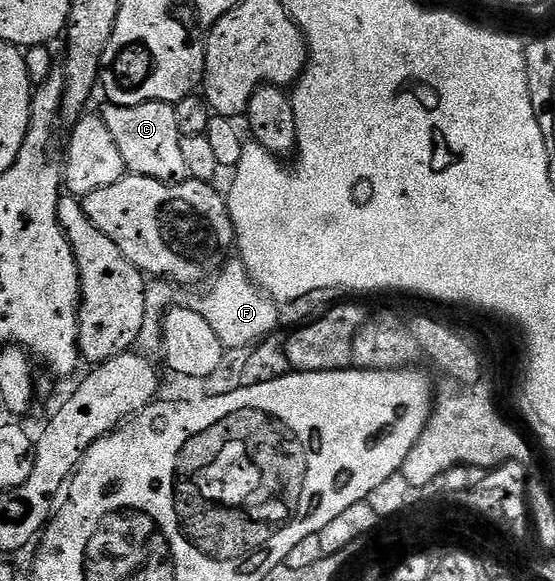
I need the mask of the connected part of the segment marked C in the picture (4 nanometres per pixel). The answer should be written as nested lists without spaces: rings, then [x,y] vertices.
[[[149,101],[139,105],[103,104],[100,116],[112,131],[120,159],[124,159],[127,170],[135,177],[156,179],[160,183],[175,185],[190,177],[188,166],[184,164],[184,151],[180,151],[182,132],[176,123],[176,111],[169,101]]]

